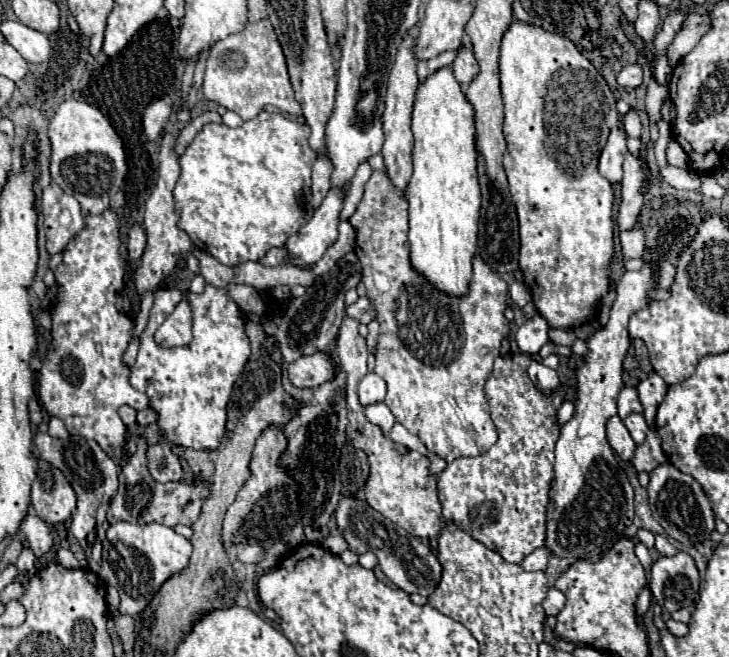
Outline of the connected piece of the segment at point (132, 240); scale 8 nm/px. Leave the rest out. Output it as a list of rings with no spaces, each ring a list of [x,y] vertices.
[[[134,225],[128,235],[128,257],[130,259],[140,259],[142,251],[146,247],[146,233],[140,225]]]

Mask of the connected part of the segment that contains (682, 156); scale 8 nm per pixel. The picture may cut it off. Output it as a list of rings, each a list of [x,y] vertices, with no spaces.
[[[670,141],[668,145],[668,163],[676,167],[688,167],[688,155],[676,141]]]

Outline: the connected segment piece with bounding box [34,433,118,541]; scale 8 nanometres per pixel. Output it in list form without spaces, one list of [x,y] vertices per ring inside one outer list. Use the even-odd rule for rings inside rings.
[[[38,433],[34,437],[34,443],[36,443],[40,459],[58,467],[70,481],[72,489],[76,491],[78,509],[76,509],[76,515],[72,517],[70,531],[78,541],[86,541],[94,533],[96,509],[110,501],[106,487],[118,487],[118,465],[98,447],[98,443],[82,439],[82,437],[70,437],[70,439],[62,441],[62,439],[54,439],[46,433]]]

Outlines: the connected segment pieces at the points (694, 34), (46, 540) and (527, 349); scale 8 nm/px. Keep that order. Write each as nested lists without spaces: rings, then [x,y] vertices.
[[[690,13],[686,17],[686,21],[682,23],[678,35],[672,39],[670,47],[668,47],[668,65],[674,67],[684,55],[688,55],[696,43],[700,41],[700,37],[710,29],[710,15],[698,15],[698,13]]]
[[[30,511],[22,523],[22,533],[28,537],[30,541],[30,549],[34,551],[36,559],[40,559],[42,555],[46,555],[52,547],[52,533],[48,529],[48,525],[36,517],[34,511]]]
[[[534,315],[528,319],[516,333],[516,343],[522,353],[536,355],[542,345],[548,343],[548,323],[542,319],[542,315]]]

